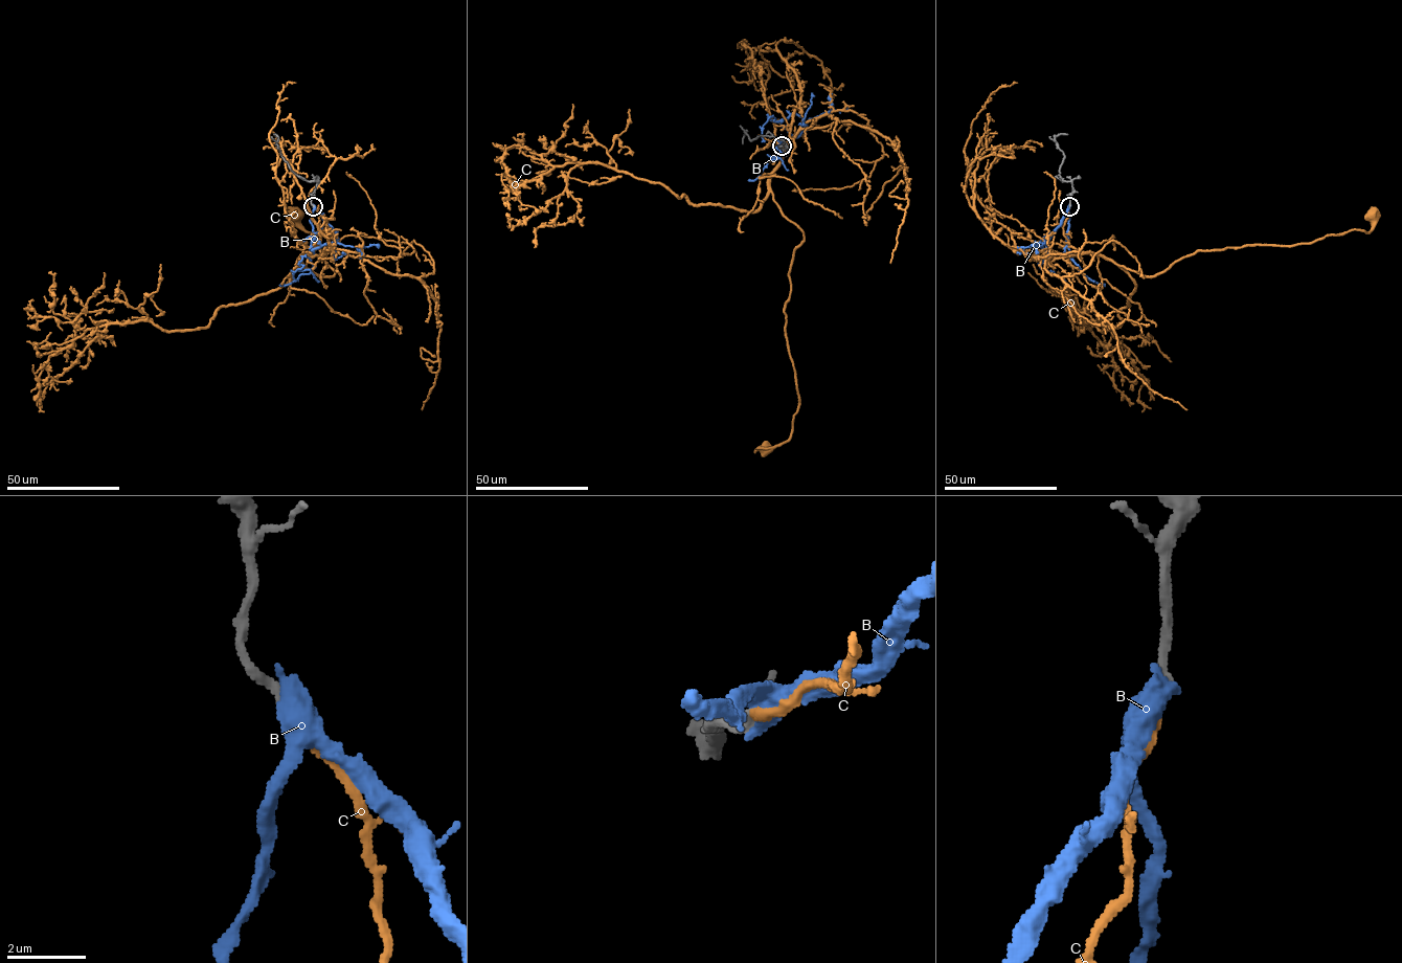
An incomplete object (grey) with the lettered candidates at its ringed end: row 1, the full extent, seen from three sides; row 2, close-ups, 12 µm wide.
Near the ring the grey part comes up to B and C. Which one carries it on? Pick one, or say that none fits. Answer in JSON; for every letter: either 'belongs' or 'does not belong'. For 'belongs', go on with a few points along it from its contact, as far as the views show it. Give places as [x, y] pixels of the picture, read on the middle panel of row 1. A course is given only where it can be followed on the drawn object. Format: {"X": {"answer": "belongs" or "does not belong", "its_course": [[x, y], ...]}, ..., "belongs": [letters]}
{"B": {"answer": "does not belong"}, "C": {"answer": "belongs", "its_course": [[782, 146], [790, 139], [769, 189], [803, 233], [784, 310], [799, 403], [791, 437], [766, 448]]}, "belongs": ["C"]}

